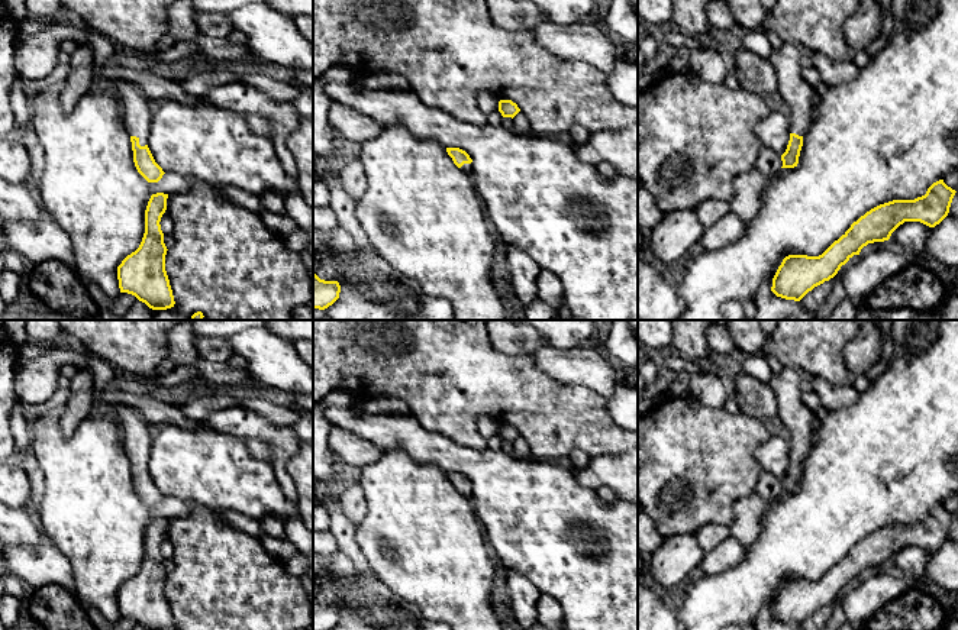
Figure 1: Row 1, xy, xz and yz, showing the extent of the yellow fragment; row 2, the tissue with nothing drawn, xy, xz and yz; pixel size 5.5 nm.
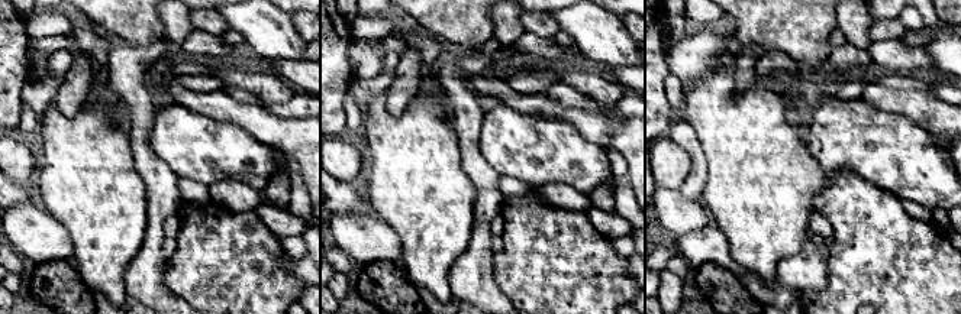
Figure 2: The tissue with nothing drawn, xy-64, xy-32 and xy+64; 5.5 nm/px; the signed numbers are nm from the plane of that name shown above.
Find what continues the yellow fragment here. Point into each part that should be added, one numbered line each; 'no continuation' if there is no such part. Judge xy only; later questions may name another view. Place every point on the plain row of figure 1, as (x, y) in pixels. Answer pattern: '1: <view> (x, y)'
1: xy (135, 433)

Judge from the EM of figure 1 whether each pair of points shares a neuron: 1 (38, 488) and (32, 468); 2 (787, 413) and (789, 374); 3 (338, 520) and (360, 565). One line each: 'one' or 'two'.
1: one
2: one
3: one

